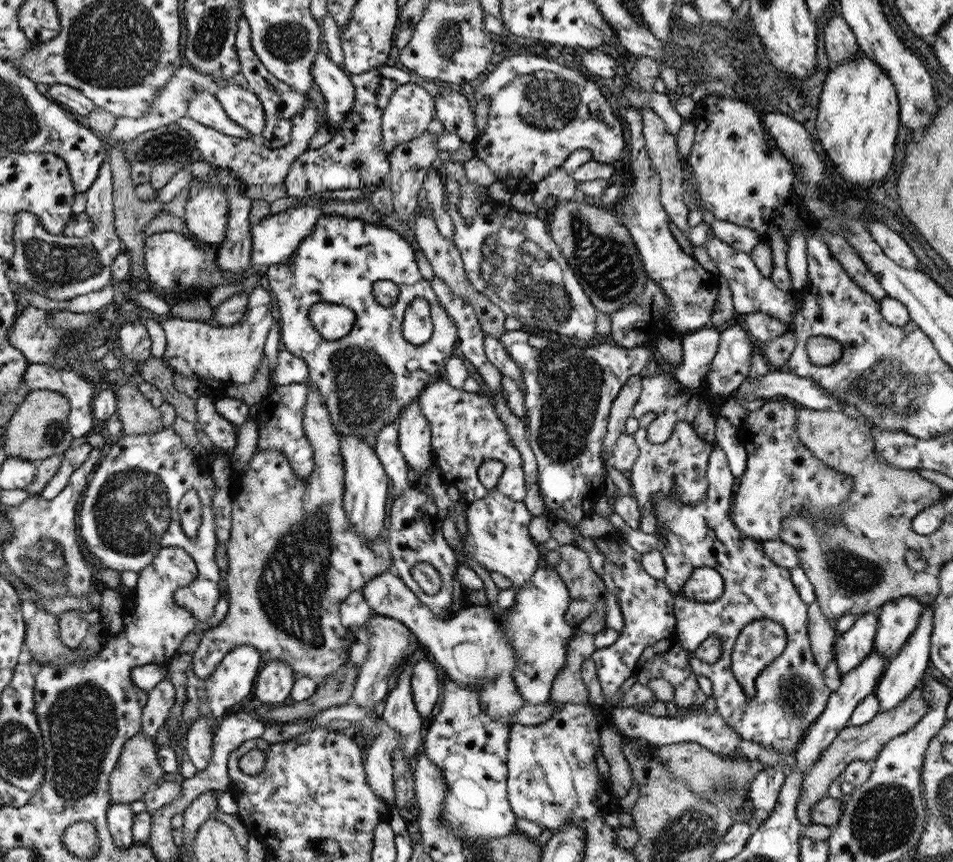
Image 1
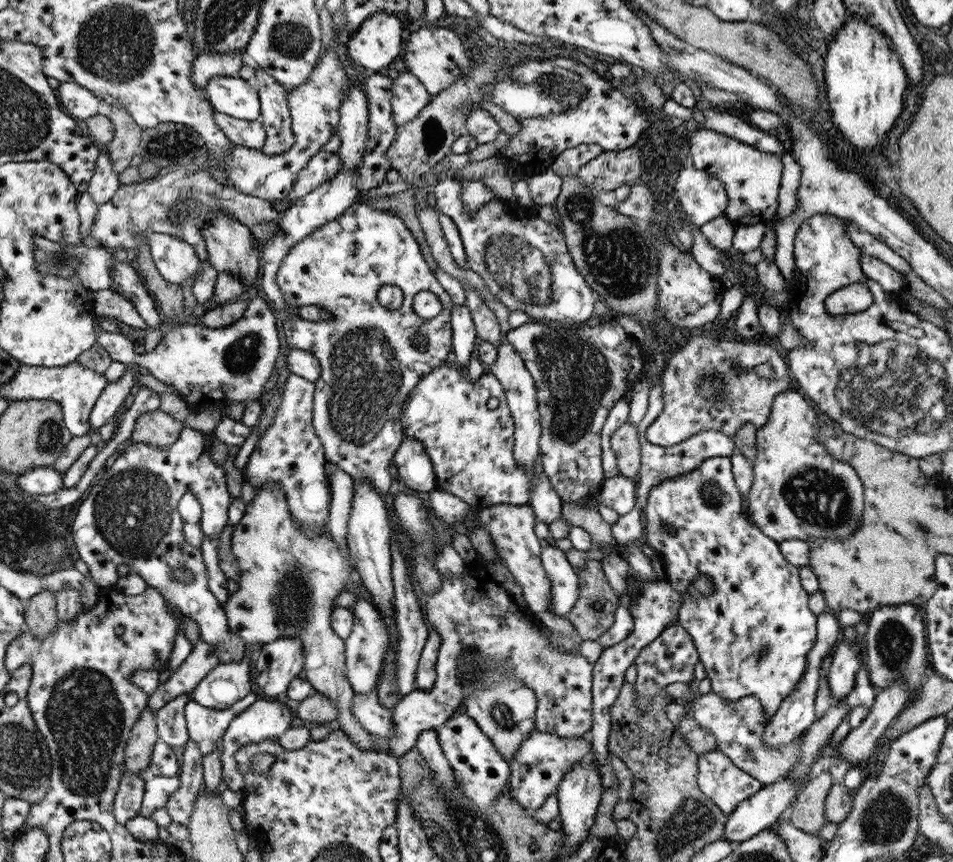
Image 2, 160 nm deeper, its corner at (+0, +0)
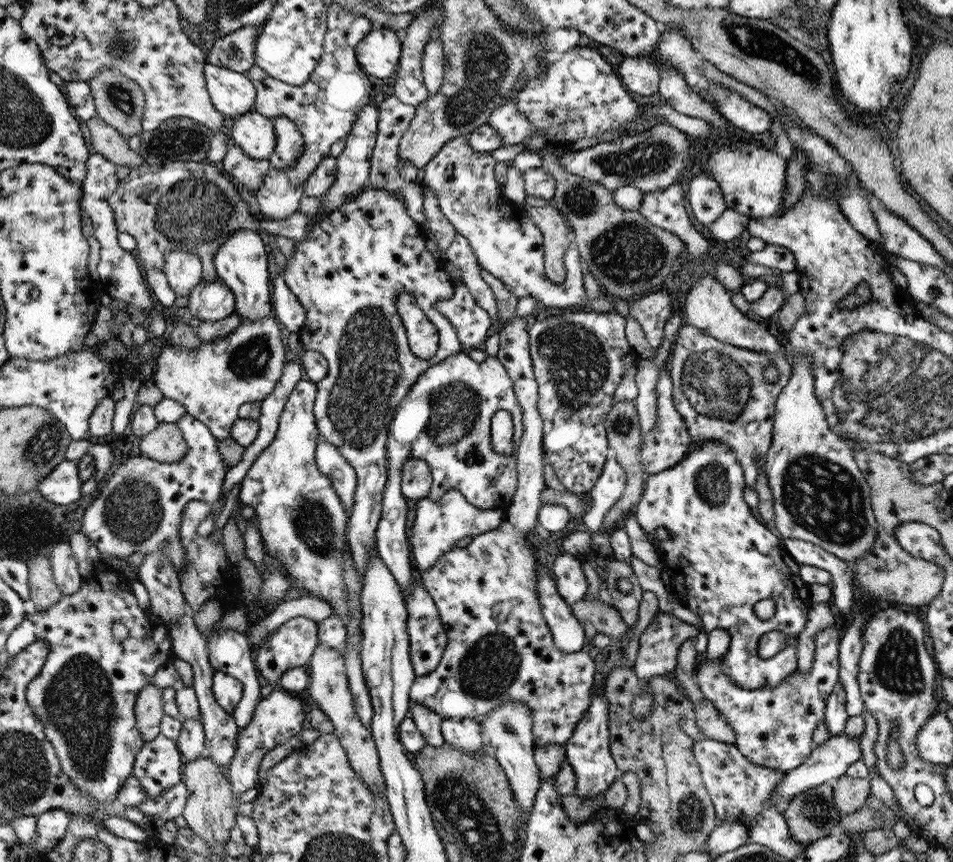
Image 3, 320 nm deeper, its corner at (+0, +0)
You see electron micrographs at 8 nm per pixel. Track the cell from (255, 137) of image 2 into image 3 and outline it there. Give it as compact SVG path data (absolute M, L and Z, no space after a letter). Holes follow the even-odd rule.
M256 110L246 113L235 120L233 124L234 144L240 147L244 154L250 155L258 160L266 160L272 154L276 146L275 130L269 115L262 115Z

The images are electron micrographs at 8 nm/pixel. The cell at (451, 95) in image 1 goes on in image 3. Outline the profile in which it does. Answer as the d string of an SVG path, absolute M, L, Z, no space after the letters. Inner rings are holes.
M510 102L499 106L487 122L500 135L504 145L524 142L531 134L542 133L529 120L527 114L519 111Z

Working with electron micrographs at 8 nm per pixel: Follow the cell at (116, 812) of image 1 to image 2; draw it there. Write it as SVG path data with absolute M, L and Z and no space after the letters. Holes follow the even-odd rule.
M123 775L112 805L114 819L120 825L125 826L126 822L130 821L132 817L139 815L145 797L145 783L146 778L144 776Z

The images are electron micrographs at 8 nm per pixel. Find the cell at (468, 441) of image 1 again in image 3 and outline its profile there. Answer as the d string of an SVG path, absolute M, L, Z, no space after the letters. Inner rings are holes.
M464 350L446 358L443 362L430 366L418 376L418 380L410 387L408 394L396 407L391 426L387 434L387 486L383 494L383 513L377 529L377 554L381 561L391 570L405 599L409 595L414 582L416 568L406 537L406 498L401 491L401 470L409 458L421 458L428 463L433 476L433 485L428 498L440 503L440 498L450 489L459 490L469 504L479 510L508 510L513 504L517 489L518 469L514 455L500 454L491 445L491 418L498 410L507 410L514 423L513 447L518 448L523 437L523 410L513 389L513 382L508 378L504 366L499 360L487 356L482 364L471 360Z

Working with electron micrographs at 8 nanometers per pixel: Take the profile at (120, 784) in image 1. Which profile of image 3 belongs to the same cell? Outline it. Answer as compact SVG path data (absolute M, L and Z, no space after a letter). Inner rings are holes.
M148 684L138 694L135 704L136 728L140 731L142 742L147 745L162 734L162 721L166 716L163 711L163 688Z

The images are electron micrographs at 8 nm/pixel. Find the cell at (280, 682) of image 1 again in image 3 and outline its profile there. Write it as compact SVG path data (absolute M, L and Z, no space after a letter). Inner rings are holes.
M305 616L294 617L273 631L256 649L256 668L260 674L278 687L278 682L288 669L306 667L318 645L319 622Z

